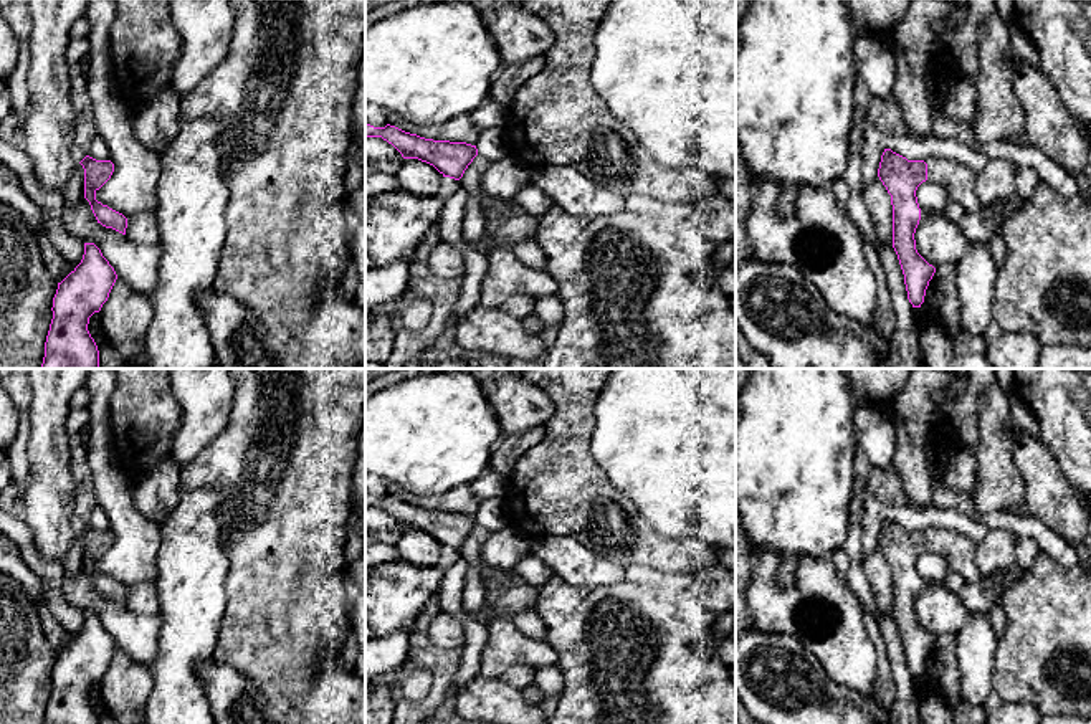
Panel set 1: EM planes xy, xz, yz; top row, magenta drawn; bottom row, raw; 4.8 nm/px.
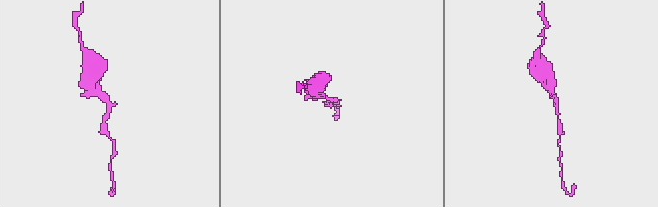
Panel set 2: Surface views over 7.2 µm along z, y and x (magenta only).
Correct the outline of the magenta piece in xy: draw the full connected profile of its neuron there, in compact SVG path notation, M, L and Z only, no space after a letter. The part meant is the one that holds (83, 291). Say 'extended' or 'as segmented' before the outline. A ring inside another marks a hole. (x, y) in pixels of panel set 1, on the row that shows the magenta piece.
as segmented; M84 243L81 263L58 283L53 298L53 319L45 342L45 357L40 369L98 369L99 350L88 331L89 317L99 312L117 279L114 268L94 243Z

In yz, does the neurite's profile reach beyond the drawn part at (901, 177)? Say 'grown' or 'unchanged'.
grown

